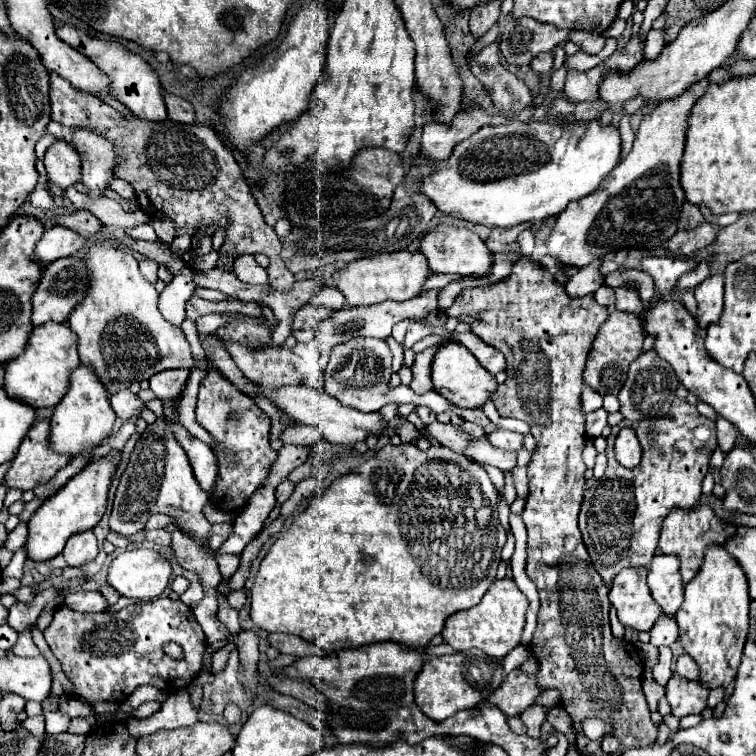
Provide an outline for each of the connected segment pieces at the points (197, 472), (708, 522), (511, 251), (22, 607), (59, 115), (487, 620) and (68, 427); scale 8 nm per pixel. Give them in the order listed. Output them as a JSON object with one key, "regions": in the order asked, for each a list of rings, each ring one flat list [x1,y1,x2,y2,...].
{"regions":[[[172,422,170,432,178,440,178,444,184,448,184,452,190,460,190,466,194,470,194,476,196,476,198,484,202,486,202,490,212,492,216,476,218,476,218,460,216,460,212,448,206,446,204,442,200,442,198,438,190,436,190,432,180,422]],[[700,504,700,508,696,508,696,512,688,512,688,516,684,516,684,512,670,512,668,520,664,520,662,524,662,532,660,532,660,550,662,554,674,554,680,560,680,574,682,574,682,582,690,582,704,560,704,550,710,544,716,546,724,546,726,540,730,536,736,534,736,528,732,524,722,524,720,518,716,518,714,510,706,504]],[[512,242,508,244,500,254,496,254,494,258,494,266,492,272,486,278,460,278,464,288,474,288,474,286,490,286,496,282,506,280,512,274,512,264,520,258,520,244]],[[46,588,46,590,38,592,30,604,22,604,22,602,12,604,12,606,8,608,6,624,8,624,10,628,14,628,18,634,24,632,26,628,30,628,30,626,36,624,36,618,38,618,38,614,42,612,44,604,52,602,56,596,64,596,64,590,62,590,62,588]],[[50,72,50,108,52,120,60,122,64,128,88,128,92,132,96,128,100,136,112,142,116,150,116,174,132,184,138,206,146,216,160,220,168,218,176,228,188,226,198,234,208,226,214,226,216,230,222,228,226,238,220,248,220,256,236,258,262,252,270,258,270,284,280,292,292,288,294,276,284,270,280,260,282,244,274,228,264,222,238,160,212,128,200,124,172,124,170,120,126,120,96,96,84,96,84,92,76,92,56,72]],[[496,580,492,588,484,594,482,602,476,608,456,612,456,616,450,616,444,624,442,638,444,644,452,646,456,652,466,652,468,648,480,648,484,654,502,660,512,648,520,644,522,630,526,624,526,610,528,610,528,598,518,590,514,580]],[[78,366,72,372,66,396,54,408,50,424,50,448,56,450,56,454,66,454,70,458,92,456,94,448,112,432,114,420,116,414,108,402,106,388,100,384,100,380,96,380,96,374,90,368]]]}

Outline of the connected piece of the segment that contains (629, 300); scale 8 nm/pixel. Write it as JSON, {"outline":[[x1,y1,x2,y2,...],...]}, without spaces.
{"outline":[[620,286,620,288,614,288,614,306,616,310,622,310,622,312,632,312,632,314,640,314,642,312,642,302,636,294,636,290,632,288,626,288,626,286]]}

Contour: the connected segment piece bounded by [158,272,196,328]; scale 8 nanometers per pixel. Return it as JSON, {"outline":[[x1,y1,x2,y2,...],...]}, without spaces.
{"outline":[[180,274,180,276,174,276,172,282,164,288,164,292,160,294,160,300,158,300,158,308,162,312,164,318,168,318,174,326,180,328,182,320,186,318,184,314,184,306,186,306,186,300,194,294,194,288,196,284,192,284,190,280,190,274]]}

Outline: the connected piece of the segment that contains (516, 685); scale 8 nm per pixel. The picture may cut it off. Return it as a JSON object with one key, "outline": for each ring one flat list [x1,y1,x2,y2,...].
{"outline":[[514,670,504,676,502,686,492,692,486,702,494,704,504,712,506,718,522,714,530,704,534,704,540,688,536,686,536,676,526,676,522,670]]}

